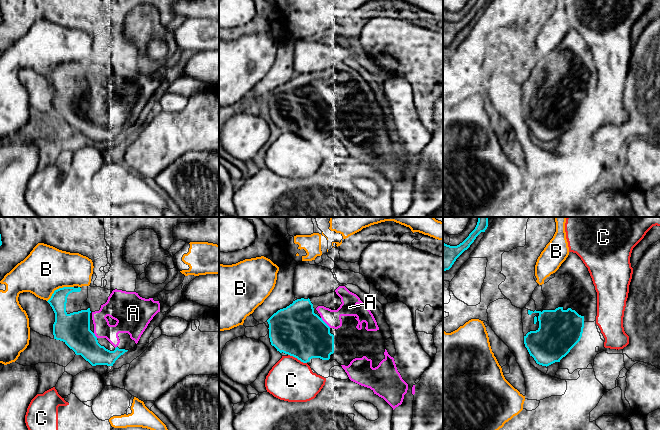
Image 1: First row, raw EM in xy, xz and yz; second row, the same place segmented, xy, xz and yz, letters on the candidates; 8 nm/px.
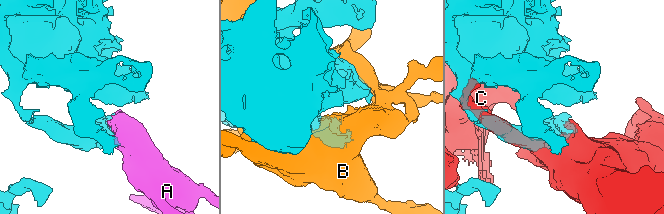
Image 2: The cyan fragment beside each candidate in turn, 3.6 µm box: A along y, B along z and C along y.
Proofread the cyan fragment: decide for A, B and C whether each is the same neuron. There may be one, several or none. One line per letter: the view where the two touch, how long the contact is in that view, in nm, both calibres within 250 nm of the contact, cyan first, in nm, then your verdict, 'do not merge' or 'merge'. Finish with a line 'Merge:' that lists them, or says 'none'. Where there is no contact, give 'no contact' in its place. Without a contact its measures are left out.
A: xz | 120 nm | 400/140 nm | merge
B: xy | 240 nm | 140/360 nm | do not merge
C: xz | 170 nm | 400/340 nm | do not merge
Merge: A

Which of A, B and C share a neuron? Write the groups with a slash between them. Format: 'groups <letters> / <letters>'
groups A / B / C

